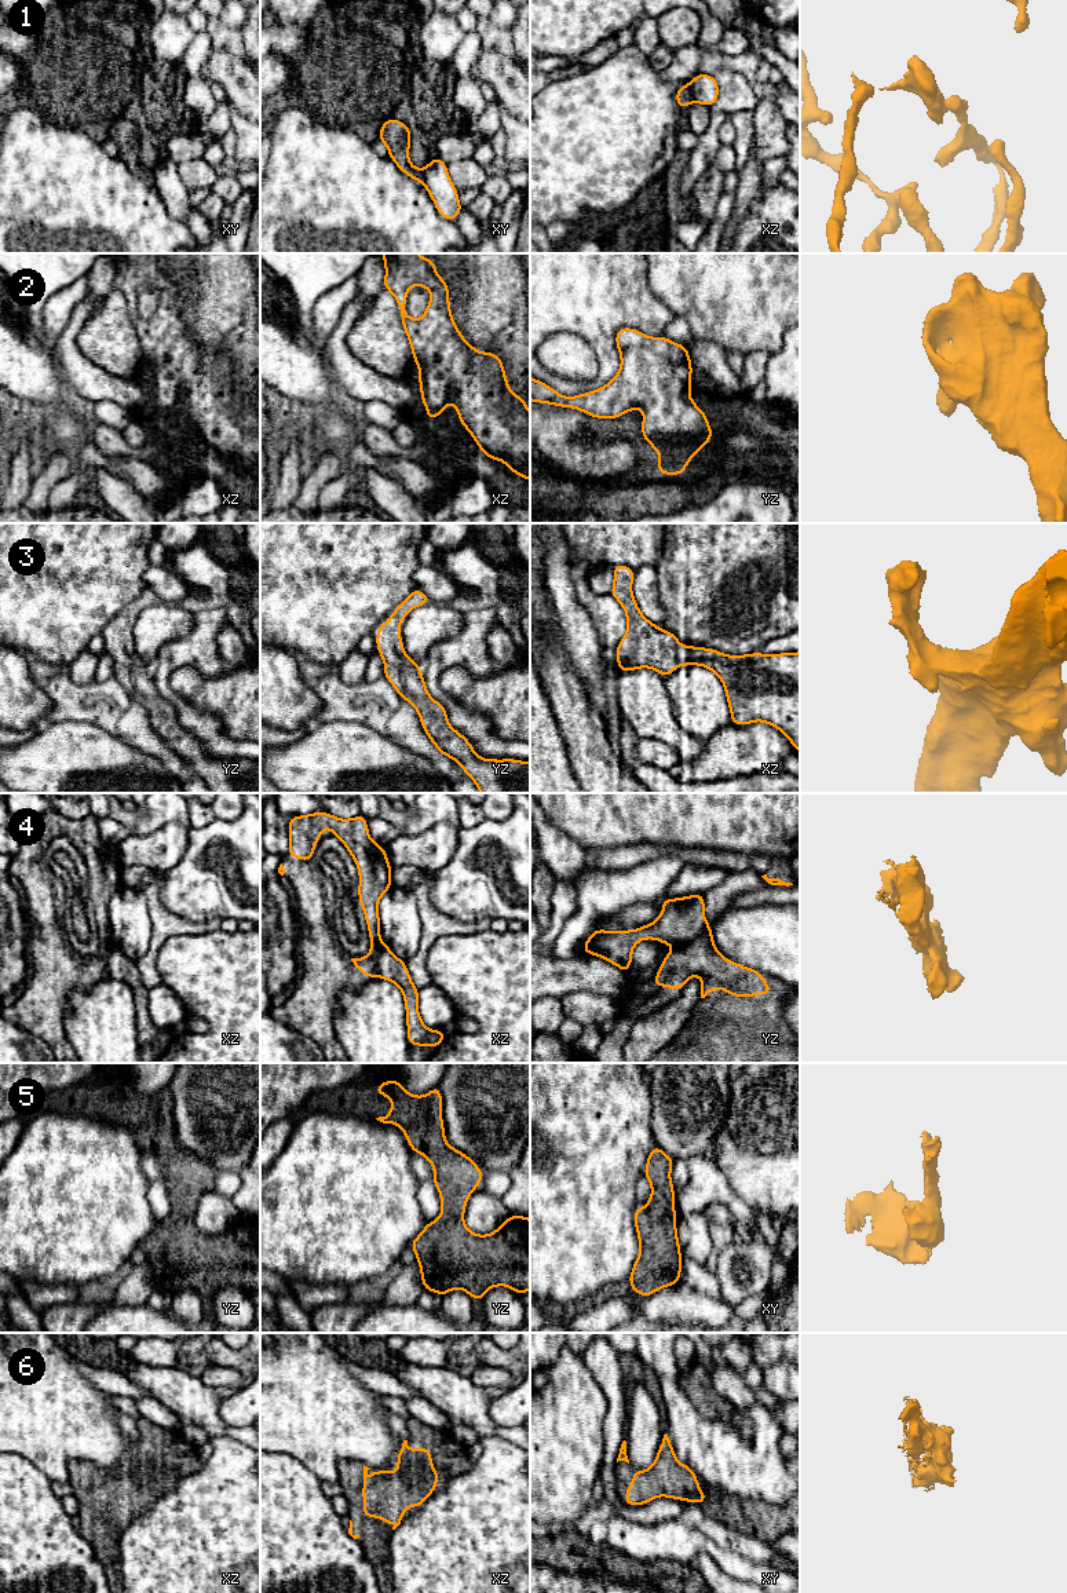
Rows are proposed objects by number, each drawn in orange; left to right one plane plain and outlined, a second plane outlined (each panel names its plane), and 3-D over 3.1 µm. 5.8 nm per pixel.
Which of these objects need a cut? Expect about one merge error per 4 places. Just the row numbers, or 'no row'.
1, 4

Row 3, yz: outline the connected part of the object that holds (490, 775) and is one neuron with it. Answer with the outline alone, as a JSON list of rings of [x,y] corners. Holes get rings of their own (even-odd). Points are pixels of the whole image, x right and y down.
[[[414,588],[376,629],[385,679],[419,712],[421,727],[434,746],[445,757],[456,760],[480,793],[530,793],[530,761],[479,757],[471,742],[447,723],[446,708],[428,694],[421,666],[402,650],[401,622],[413,607],[430,603],[431,599]]]

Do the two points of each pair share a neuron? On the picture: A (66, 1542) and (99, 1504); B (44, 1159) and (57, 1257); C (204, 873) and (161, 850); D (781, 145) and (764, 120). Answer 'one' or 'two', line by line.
A: two
B: one
C: two
D: one

